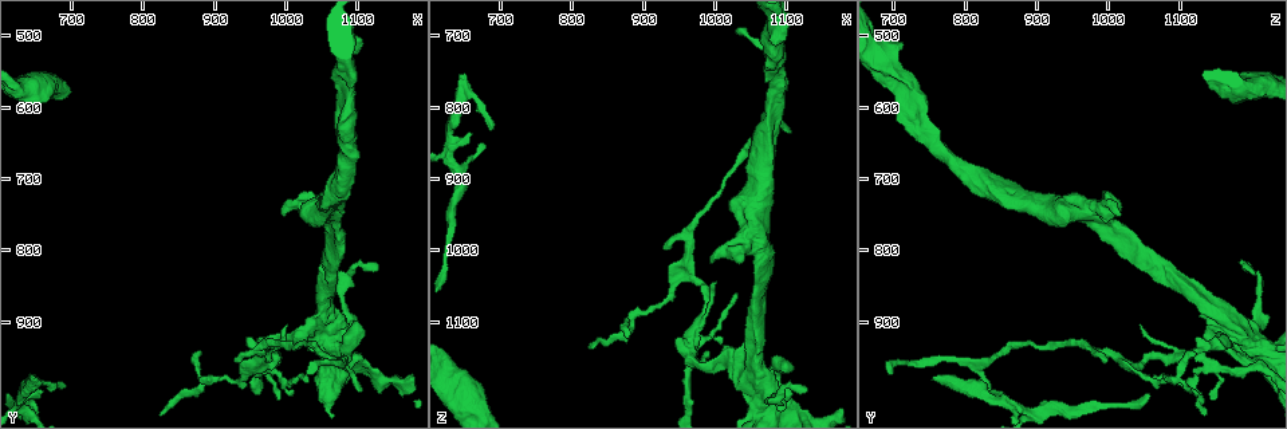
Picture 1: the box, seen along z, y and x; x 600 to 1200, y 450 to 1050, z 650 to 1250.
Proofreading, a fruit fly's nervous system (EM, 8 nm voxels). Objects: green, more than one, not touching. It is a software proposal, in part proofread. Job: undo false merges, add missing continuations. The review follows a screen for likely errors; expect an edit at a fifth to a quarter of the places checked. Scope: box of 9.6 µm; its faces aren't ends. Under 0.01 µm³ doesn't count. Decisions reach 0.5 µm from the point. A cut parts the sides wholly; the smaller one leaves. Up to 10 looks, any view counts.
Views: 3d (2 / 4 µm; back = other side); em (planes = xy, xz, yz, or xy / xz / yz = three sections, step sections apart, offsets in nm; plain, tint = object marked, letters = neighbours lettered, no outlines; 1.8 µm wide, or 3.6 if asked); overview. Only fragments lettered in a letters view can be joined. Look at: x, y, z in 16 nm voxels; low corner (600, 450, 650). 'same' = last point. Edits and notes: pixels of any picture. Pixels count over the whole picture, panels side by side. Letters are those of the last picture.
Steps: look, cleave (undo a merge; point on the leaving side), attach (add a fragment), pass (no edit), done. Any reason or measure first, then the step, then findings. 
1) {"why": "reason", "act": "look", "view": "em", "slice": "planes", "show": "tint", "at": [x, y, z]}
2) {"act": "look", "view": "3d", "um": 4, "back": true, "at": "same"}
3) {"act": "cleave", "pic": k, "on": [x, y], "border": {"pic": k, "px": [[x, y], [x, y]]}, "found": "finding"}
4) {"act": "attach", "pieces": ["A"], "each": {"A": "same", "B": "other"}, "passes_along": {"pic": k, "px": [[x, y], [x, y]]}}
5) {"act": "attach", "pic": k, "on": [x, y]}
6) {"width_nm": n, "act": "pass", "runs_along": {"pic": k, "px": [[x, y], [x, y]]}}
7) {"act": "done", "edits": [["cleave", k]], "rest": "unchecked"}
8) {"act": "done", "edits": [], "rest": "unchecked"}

{"why": "sharp bend", "act": "look", "view": "em", "slice": "planes", "show": "tint", "at": [965, 940, 1135]}

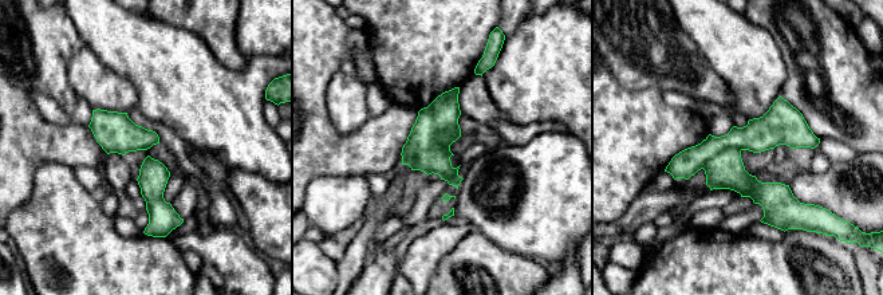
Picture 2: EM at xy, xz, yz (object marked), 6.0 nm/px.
{"act": "look", "view": "em", "slice": "planes", "show": "letters", "at": "same"}

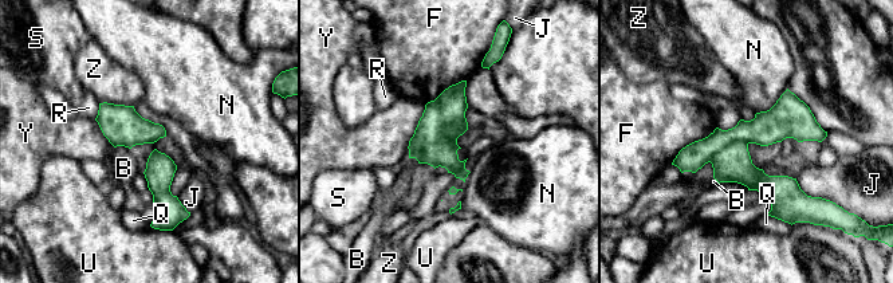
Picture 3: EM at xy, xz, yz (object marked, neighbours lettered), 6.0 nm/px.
{"longest_contact_nm": ["F", 360], "act": "cleave", "pic": 3, "on": [732, 164], "each": {"B": "other", "F": "other", "J": "other", "N": "other", "Q": "other", "R": "other", "S": "other", "U": "other", "Y": "other", "Z": "other"}, "part_leaving": {"pic": 3, "px": [[715, 160], [805, 199]]}, "found": "a second neuron is stuck on"}

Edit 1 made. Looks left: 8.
{"act": "look", "view": "overview"}

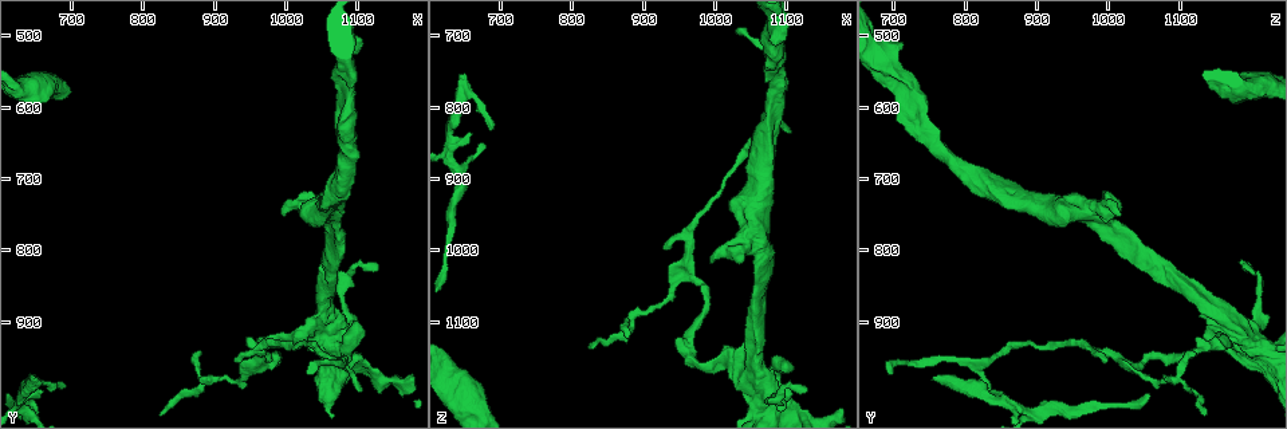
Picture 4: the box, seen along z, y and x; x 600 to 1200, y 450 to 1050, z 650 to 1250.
{"why": "an open end", "act": "look", "view": "3d", "um": 4, "at": [1130, 820, 1195]}

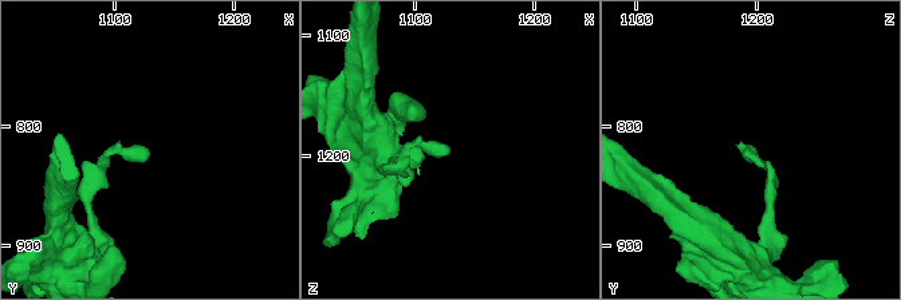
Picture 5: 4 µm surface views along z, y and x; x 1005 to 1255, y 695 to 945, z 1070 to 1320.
{"why": "now the EM", "act": "look", "view": "em", "slice": "planes", "show": "letters", "at": [1130, 820, 1198]}

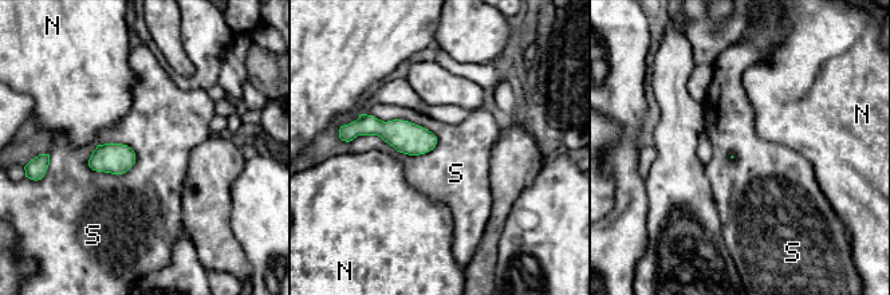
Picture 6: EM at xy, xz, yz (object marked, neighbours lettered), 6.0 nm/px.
{"act": "pass", "each": {"N": "other", "S": "other"}, "border": {"pic": 6, "px": [[437, 137], [418, 154], [349, 141]]}, "found": "none of them fits"}

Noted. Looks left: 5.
{"why": "small branch off a trunk", "act": "look", "view": "em", "um": 3.6, "slice": "xz", "step": 16, "show": "tint", "at": [1075, 920, 1195]}

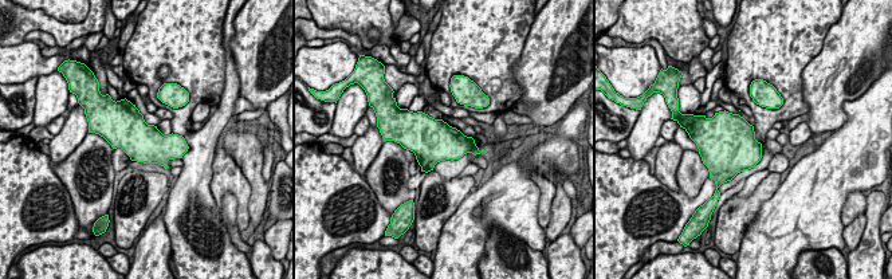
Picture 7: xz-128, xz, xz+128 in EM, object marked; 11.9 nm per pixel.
{"why": "cut it another way", "act": "look", "view": "em", "um": 3.6, "slice": "planes", "show": "letters", "at": "same"}

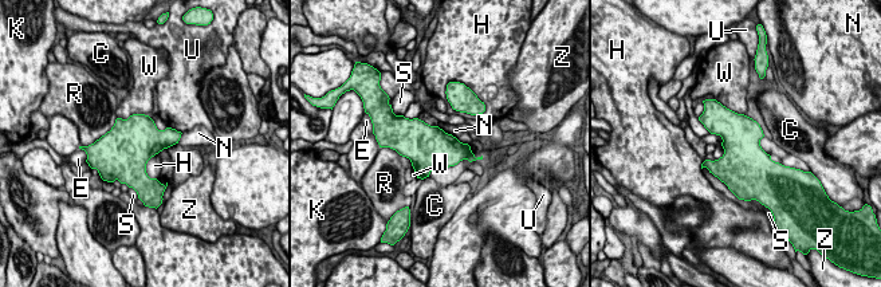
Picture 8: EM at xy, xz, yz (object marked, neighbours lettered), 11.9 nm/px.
{"longest_contact_nm": ["R", 420], "act": "pass", "each": {"C": "other", "E": "other", "H": "other", "K": "other", "N": "other", "R": "other", "S": "other", "U": "other", "W": "other", "Z": "other"}, "found": "one neuron here"}

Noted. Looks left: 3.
{"act": "look", "view": "3d", "um": 2, "at": [1100, 1000, 835]}

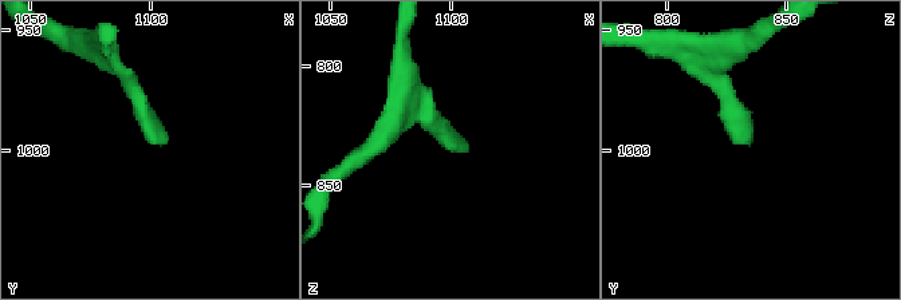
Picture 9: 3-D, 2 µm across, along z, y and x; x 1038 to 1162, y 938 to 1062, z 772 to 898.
{"why": "shape alone is not enough", "act": "look", "view": "em", "slice": "planes", "show": "letters", "at": [1105, 998, 835]}

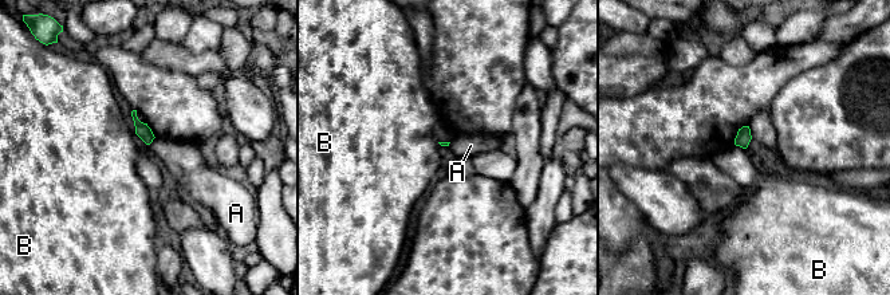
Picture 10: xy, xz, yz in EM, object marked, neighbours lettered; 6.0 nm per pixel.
{"act": "pass", "each": {"A": "other", "B": "other"}, "border": {"pic": 10, "px": [[156, 137], [149, 145]]}, "found": "no lettered fragment goes on from it"}

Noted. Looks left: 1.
{"act": "done", "edits": [["cleave", 3]], "rest": "unchecked"}

